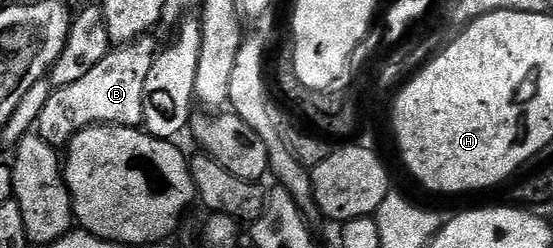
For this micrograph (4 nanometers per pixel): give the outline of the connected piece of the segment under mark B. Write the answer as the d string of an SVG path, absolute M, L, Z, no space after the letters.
M143 35L137 40L130 42L128 45L119 45L111 48L108 55L104 55L104 59L100 59L100 63L96 63L96 67L92 67L92 71L88 71L88 75L84 75L80 79L76 79L76 83L68 83L67 85L57 86L51 92L48 103L44 103L44 111L40 111L38 116L38 124L36 126L36 132L39 137L43 137L52 146L65 147L69 145L71 139L74 138L77 133L82 129L87 129L90 125L129 125L131 127L138 127L142 125L142 112L144 111L144 83L148 79L148 71L152 71L152 63L156 56L156 48L154 49L153 36Z

